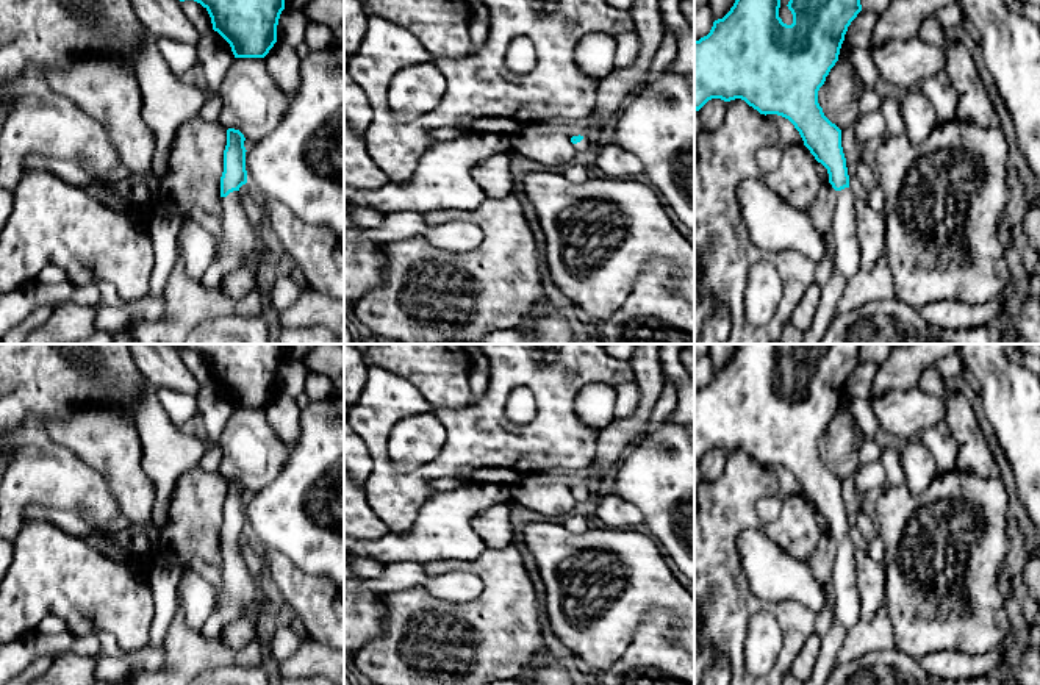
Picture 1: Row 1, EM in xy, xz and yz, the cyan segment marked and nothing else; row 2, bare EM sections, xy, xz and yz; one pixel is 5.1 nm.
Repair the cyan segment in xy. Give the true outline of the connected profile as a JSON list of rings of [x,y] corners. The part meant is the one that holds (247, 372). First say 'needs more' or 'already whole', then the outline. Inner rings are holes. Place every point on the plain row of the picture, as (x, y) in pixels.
already whole; [[[175,344],[194,350],[210,364],[213,380],[231,397],[235,408],[264,408],[277,393],[285,344]]]

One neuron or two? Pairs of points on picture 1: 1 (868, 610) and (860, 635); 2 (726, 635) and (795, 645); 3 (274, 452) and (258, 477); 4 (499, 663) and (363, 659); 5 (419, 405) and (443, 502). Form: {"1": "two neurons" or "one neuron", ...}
{"1": "two neurons", "2": "one neuron", "3": "one neuron", "4": "one neuron", "5": "two neurons"}

